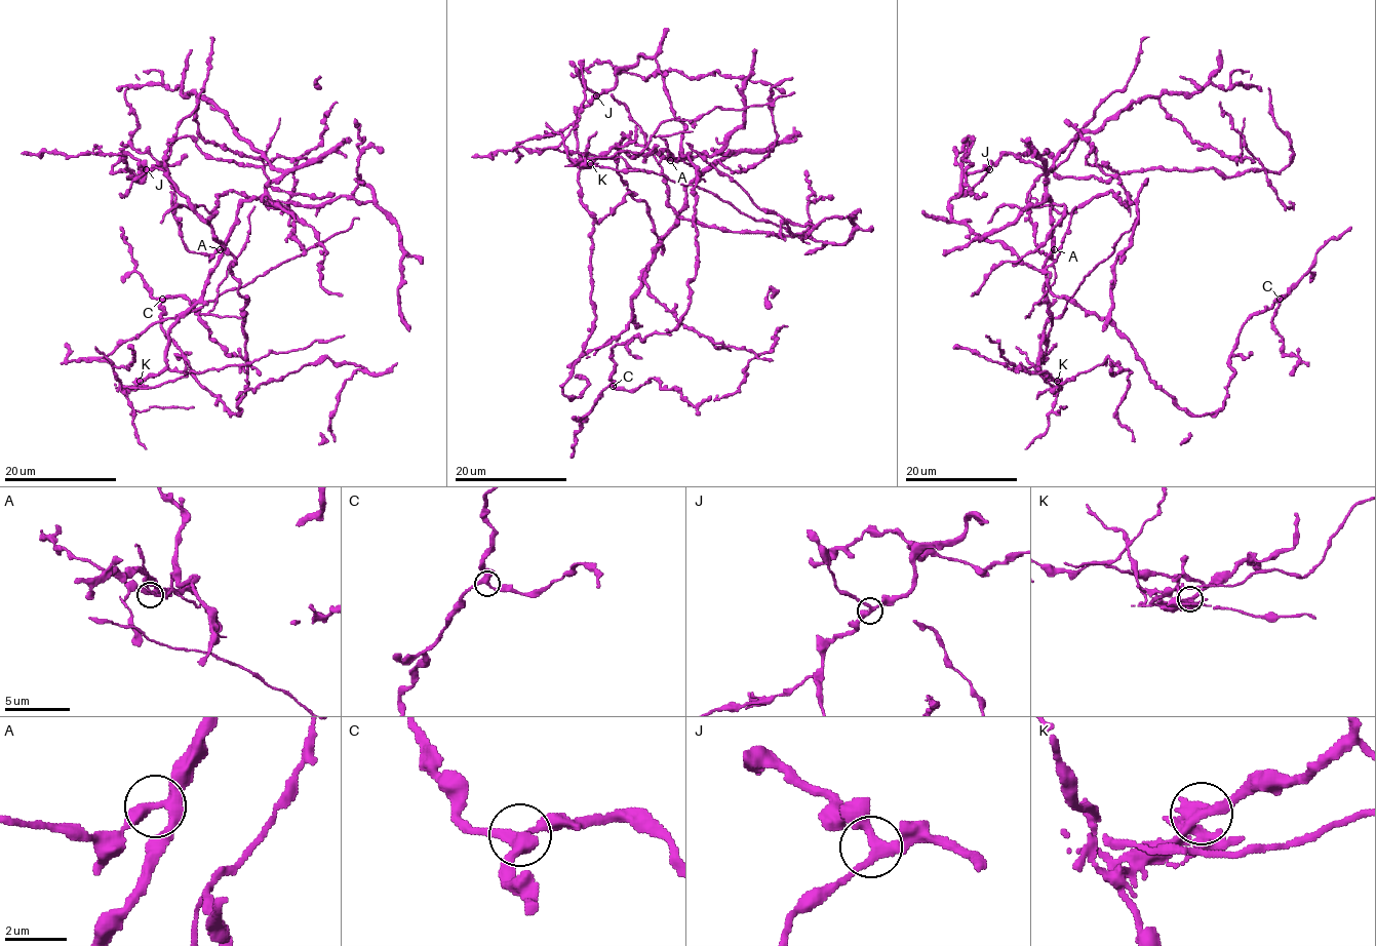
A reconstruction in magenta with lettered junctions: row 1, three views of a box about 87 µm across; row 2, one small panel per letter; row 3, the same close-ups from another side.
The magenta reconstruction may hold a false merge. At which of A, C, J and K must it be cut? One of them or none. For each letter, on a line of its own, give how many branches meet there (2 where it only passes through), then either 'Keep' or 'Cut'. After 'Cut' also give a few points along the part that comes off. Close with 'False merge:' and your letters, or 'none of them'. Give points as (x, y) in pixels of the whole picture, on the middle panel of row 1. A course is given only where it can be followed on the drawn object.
A: Branches: 3. Keep
C: Branches: 3. Keep
J: Branches: 3. Keep
K: Branches: 3. Cut. Course of the part to remove: (590, 163), (572, 165), (562, 143), (554, 149), (622, 158), (632, 167), (698, 186), (810, 244)
False merge: K

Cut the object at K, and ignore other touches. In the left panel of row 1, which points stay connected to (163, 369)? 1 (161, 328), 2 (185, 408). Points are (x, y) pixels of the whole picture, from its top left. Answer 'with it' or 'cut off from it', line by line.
1: with it
2: cut off from it

